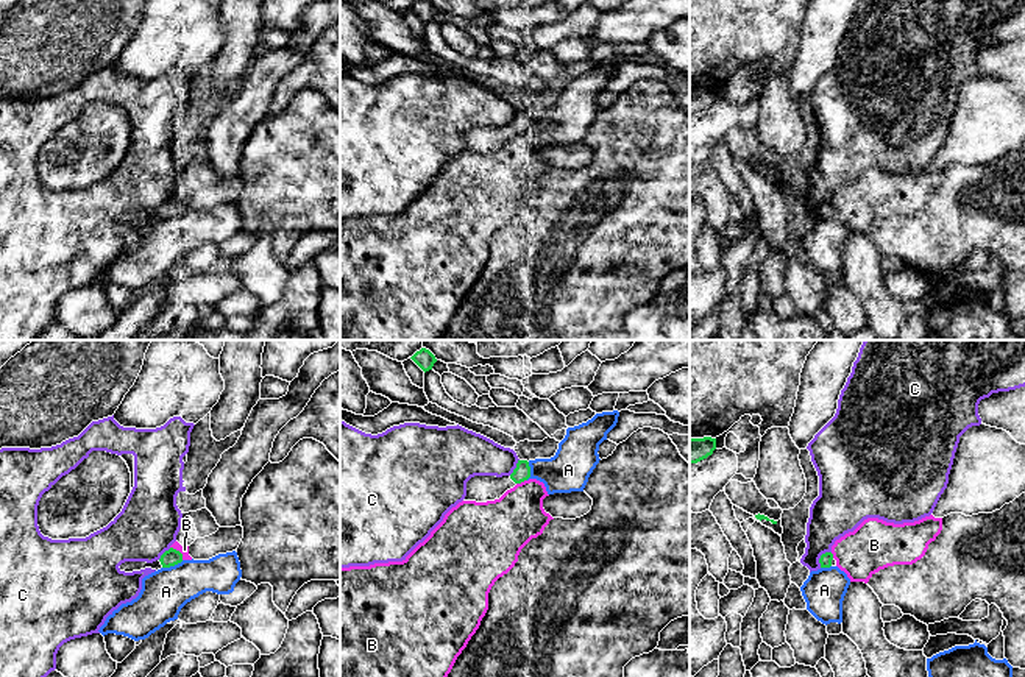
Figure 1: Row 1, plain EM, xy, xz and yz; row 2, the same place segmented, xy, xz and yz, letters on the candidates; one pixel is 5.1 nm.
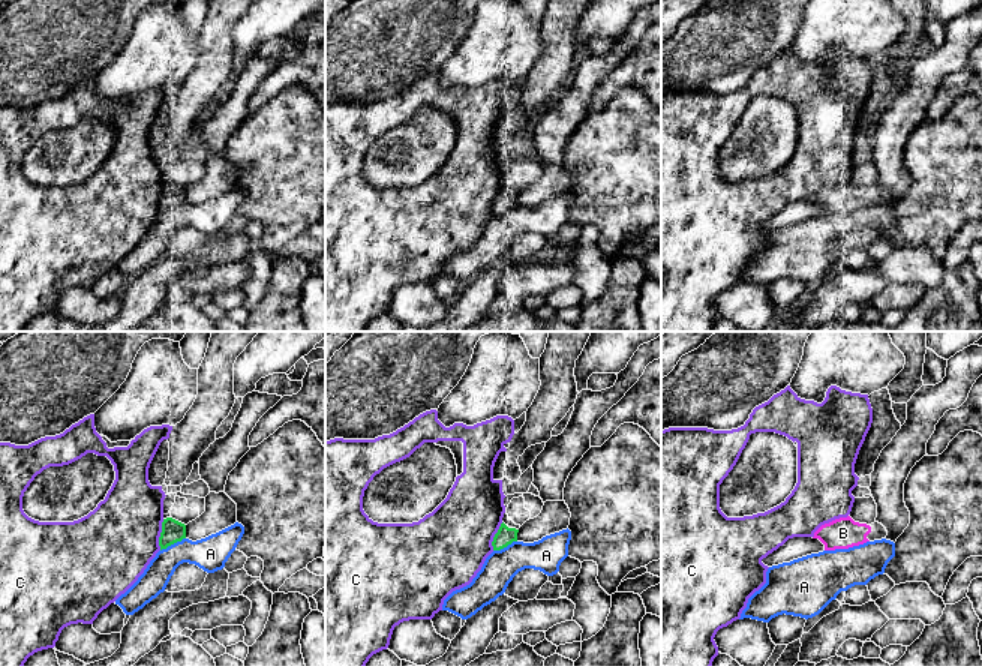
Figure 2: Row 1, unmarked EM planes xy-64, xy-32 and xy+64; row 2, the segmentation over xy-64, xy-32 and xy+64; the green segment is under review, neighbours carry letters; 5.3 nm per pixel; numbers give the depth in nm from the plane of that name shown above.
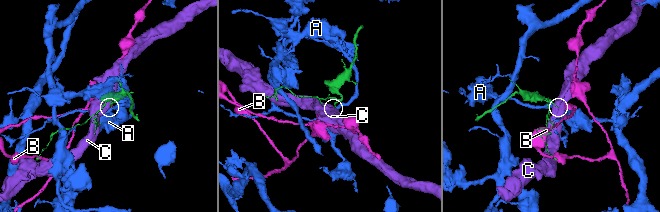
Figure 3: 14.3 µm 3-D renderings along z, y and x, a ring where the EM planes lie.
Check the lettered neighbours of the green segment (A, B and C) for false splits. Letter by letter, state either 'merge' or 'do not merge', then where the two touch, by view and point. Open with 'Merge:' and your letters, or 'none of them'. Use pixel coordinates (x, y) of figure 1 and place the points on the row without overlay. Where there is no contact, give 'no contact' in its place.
Merge: none of them
A: do not merge; contact xy (172, 216)
B: do not merge; contact xy (178, 202)
C: do not merge; contact yz (821, 208)

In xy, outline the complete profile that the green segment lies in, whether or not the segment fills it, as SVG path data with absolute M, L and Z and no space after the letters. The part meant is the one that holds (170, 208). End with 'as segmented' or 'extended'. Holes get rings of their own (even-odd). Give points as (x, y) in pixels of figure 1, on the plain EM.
M170 198L168 201L165 201L159 211L153 212L153 214L147 214L147 212L125 212L122 214L119 218L120 222L125 223L133 223L133 222L140 222L145 218L151 218L151 220L161 220L161 218L170 218L175 217L178 214L183 212L183 204L173 198Z | extended

